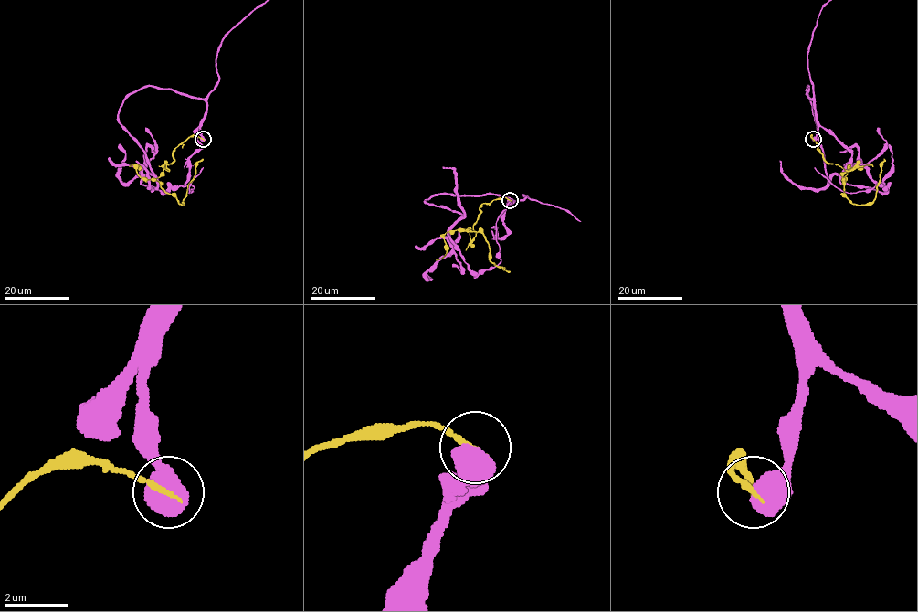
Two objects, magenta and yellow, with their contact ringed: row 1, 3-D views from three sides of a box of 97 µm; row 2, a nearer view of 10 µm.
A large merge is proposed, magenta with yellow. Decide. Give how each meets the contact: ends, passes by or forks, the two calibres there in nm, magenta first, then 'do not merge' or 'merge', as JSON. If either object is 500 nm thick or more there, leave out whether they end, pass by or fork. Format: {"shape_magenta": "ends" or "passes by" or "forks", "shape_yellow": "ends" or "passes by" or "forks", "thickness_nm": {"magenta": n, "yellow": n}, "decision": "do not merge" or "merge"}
{"thickness_nm": {"magenta": 600, "yellow": 180}, "decision": "do not merge"}

